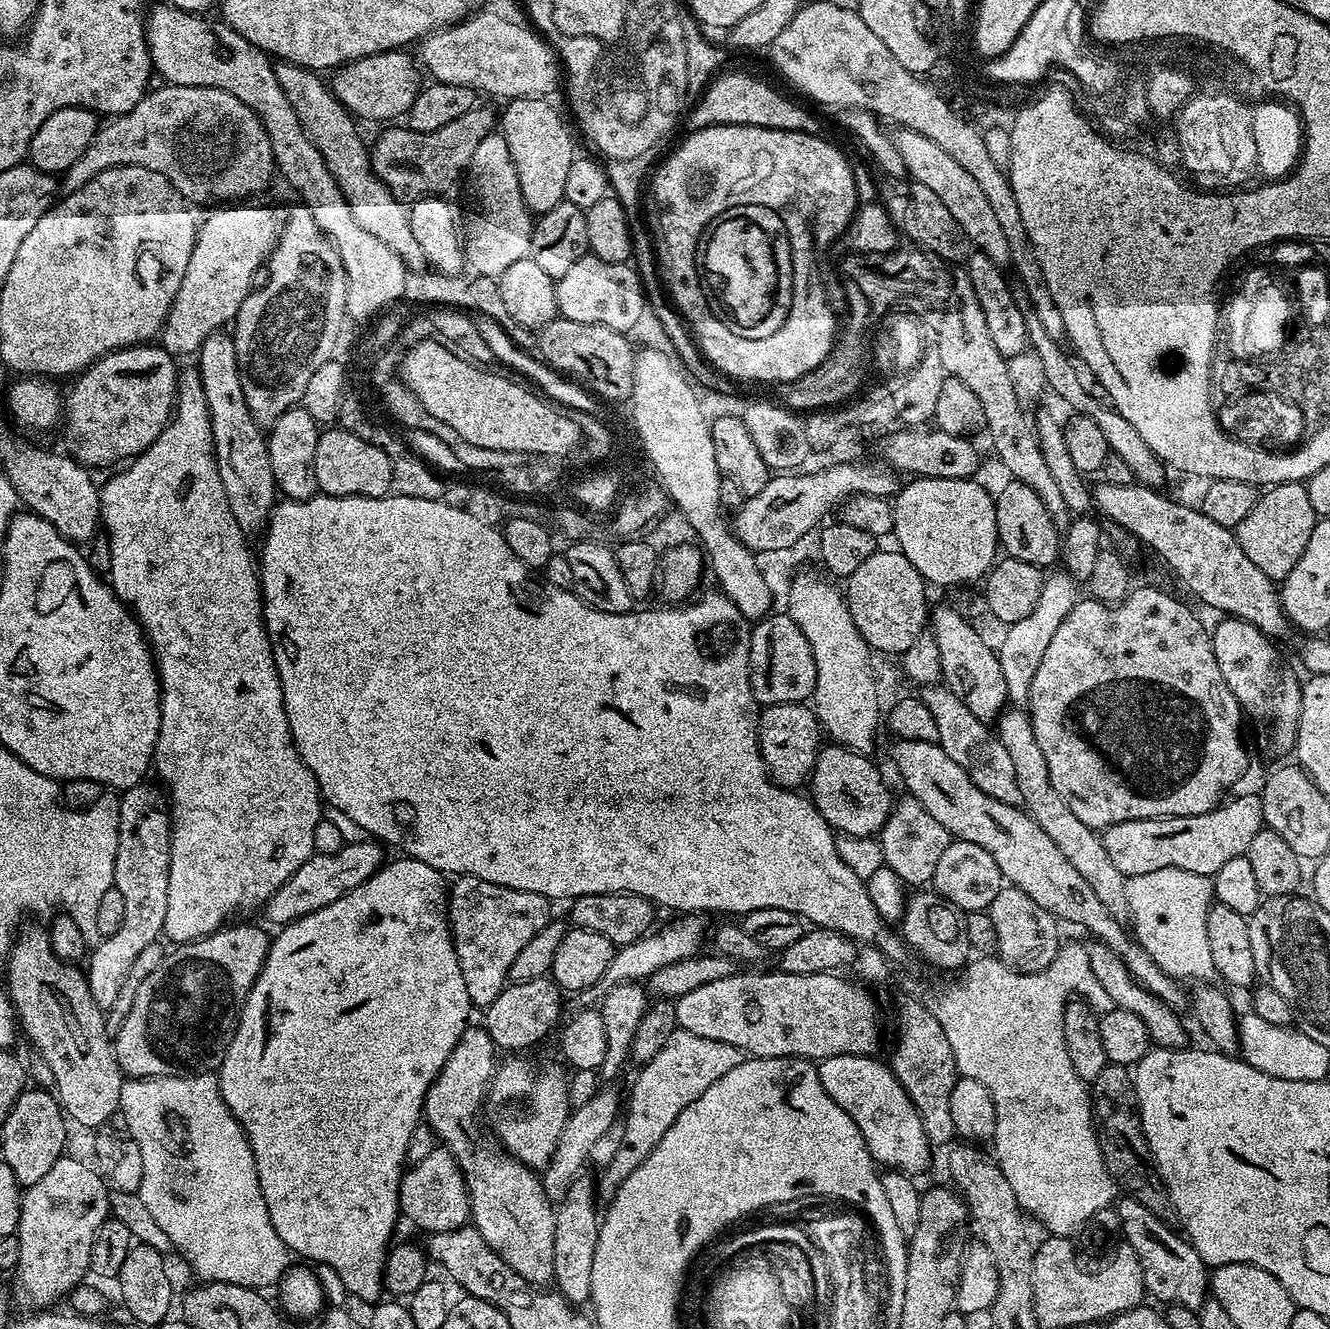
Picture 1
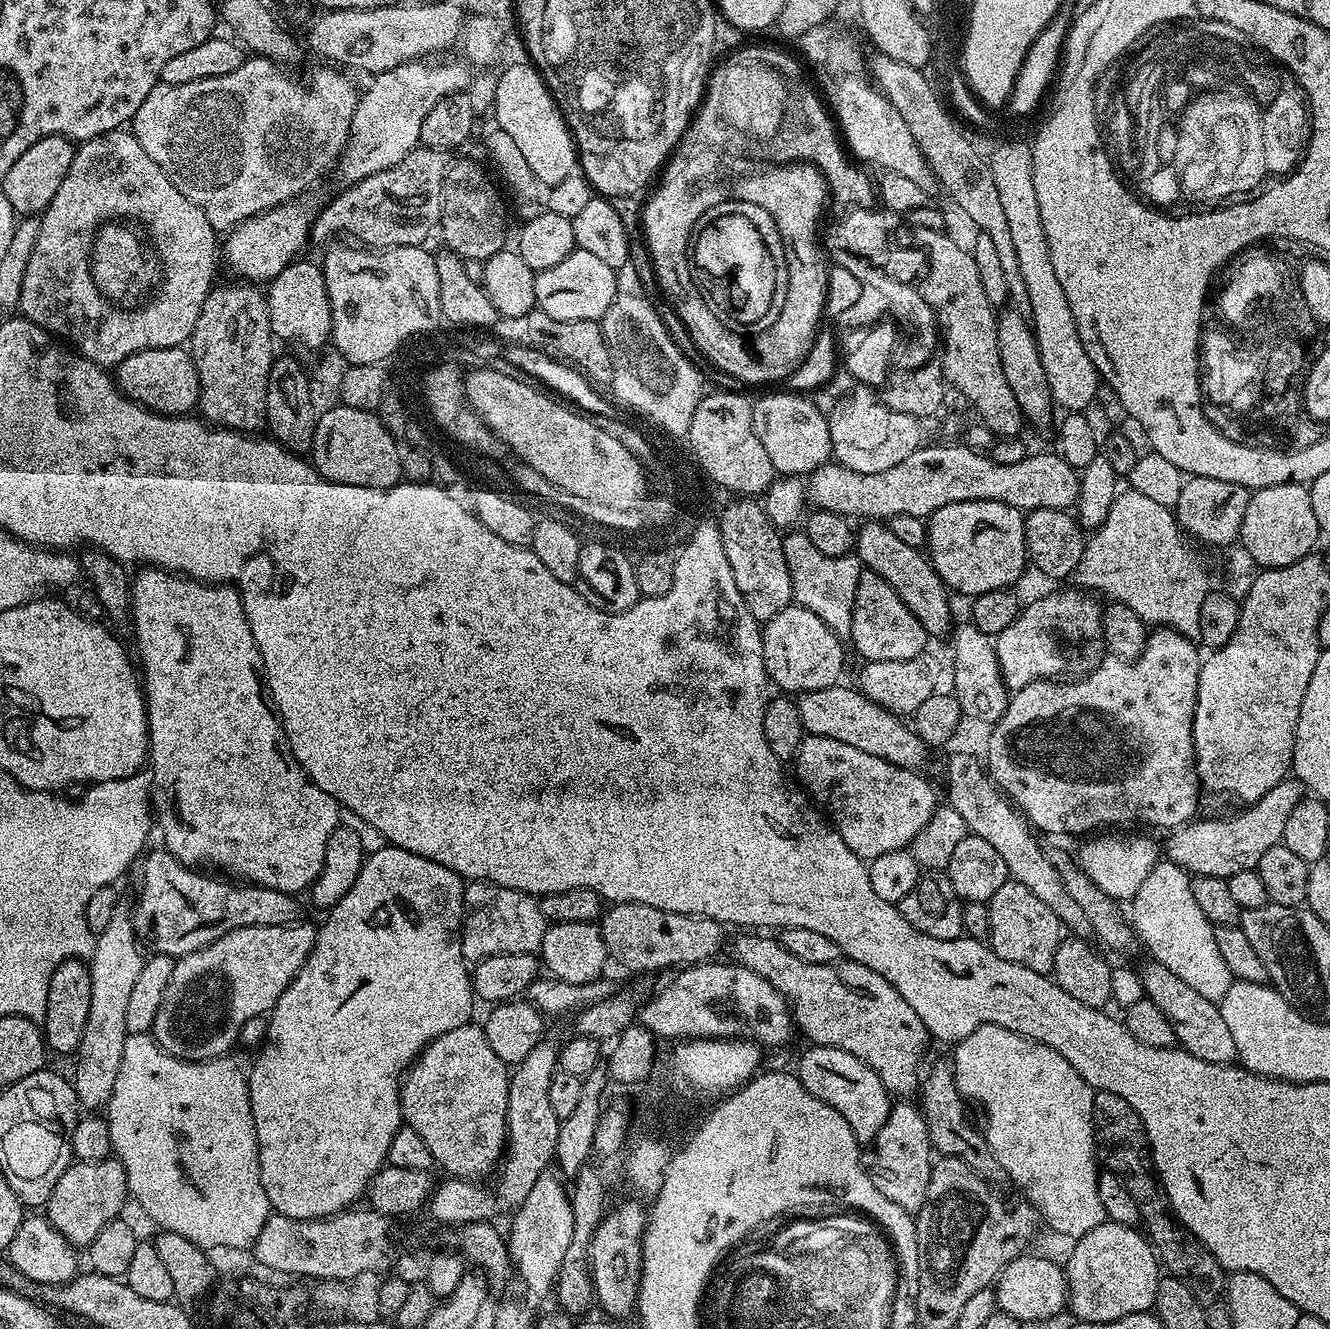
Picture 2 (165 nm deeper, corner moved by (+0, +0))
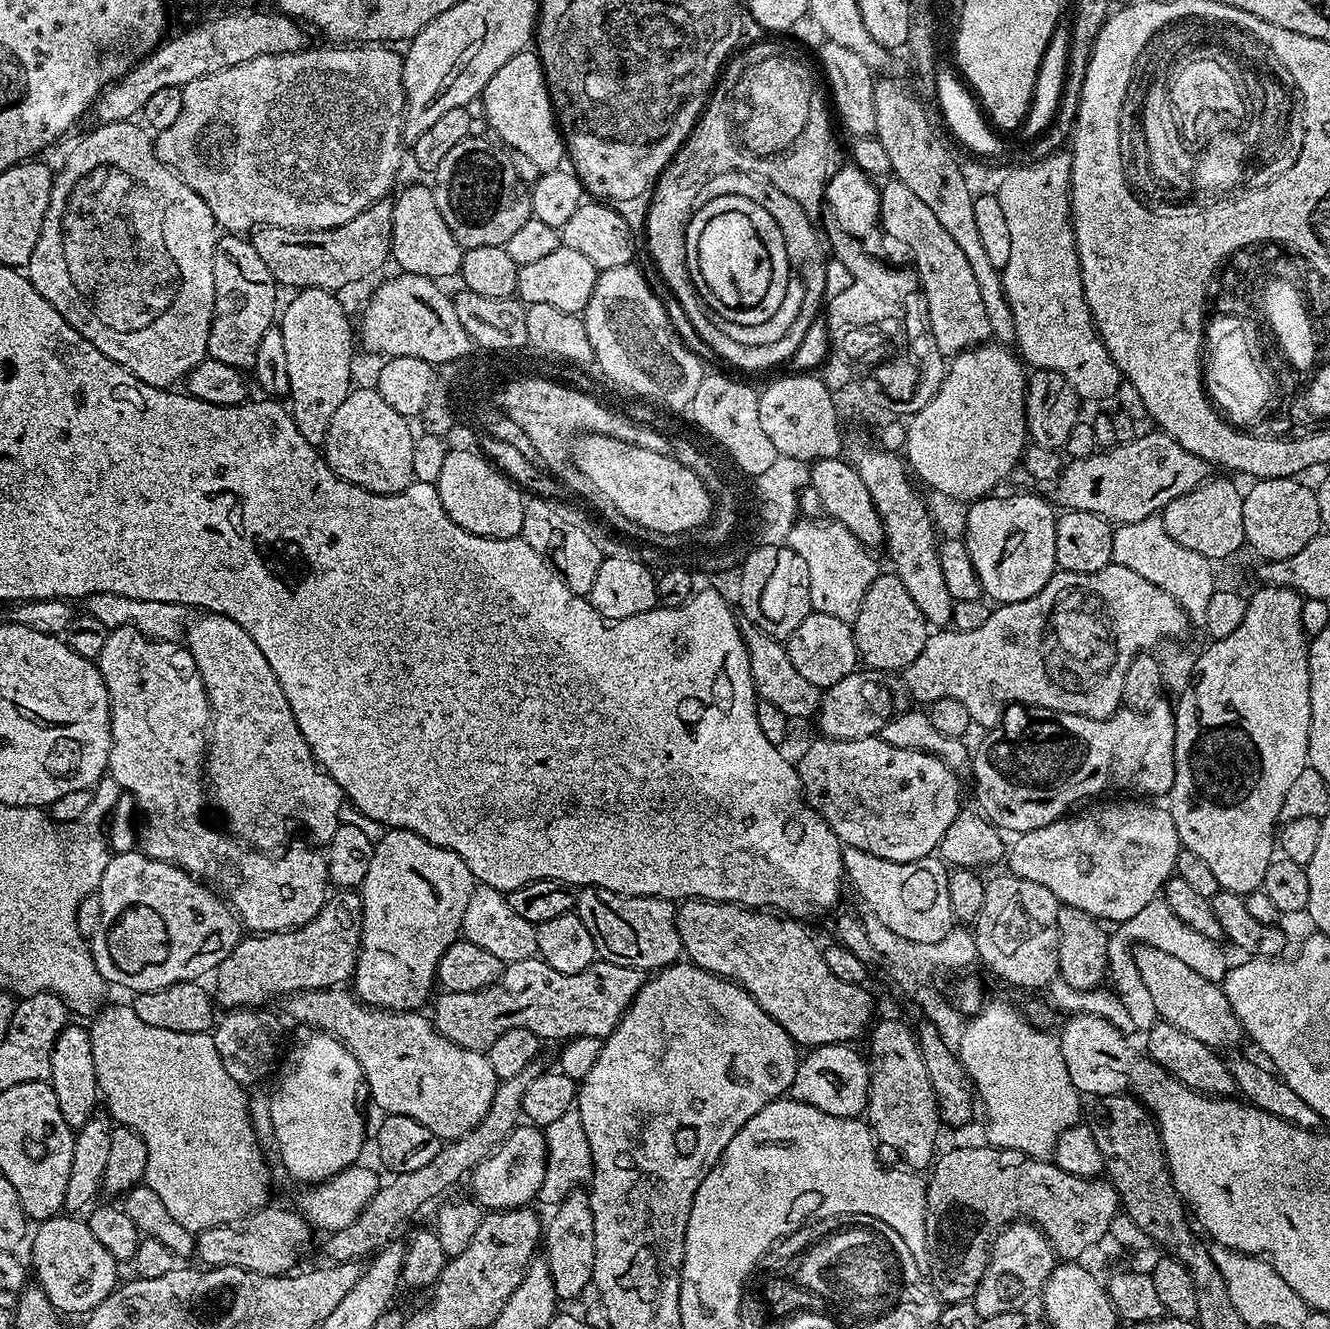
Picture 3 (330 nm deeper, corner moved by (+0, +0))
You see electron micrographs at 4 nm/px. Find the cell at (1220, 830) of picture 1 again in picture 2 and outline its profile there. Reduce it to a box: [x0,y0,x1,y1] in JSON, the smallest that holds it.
[1167,778,1306,878]

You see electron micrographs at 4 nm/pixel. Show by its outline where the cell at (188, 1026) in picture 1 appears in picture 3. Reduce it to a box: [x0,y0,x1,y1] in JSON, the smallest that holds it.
[214,902,360,1010]

